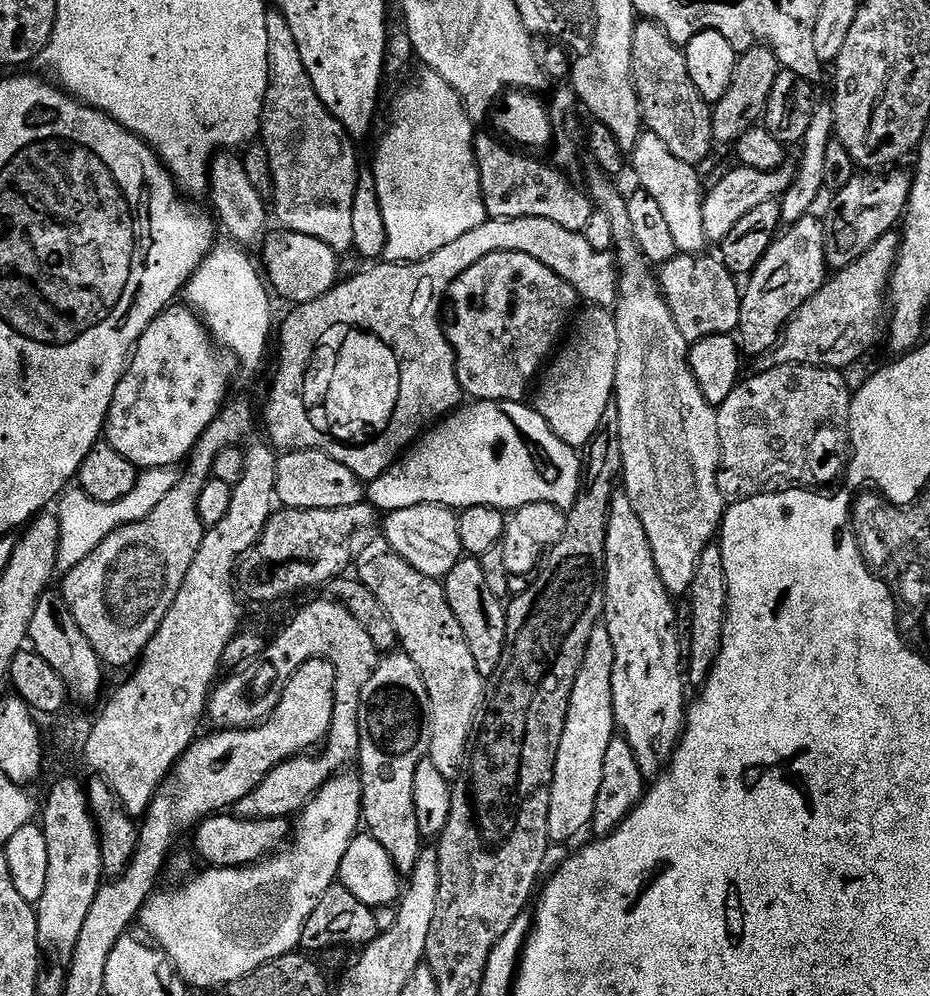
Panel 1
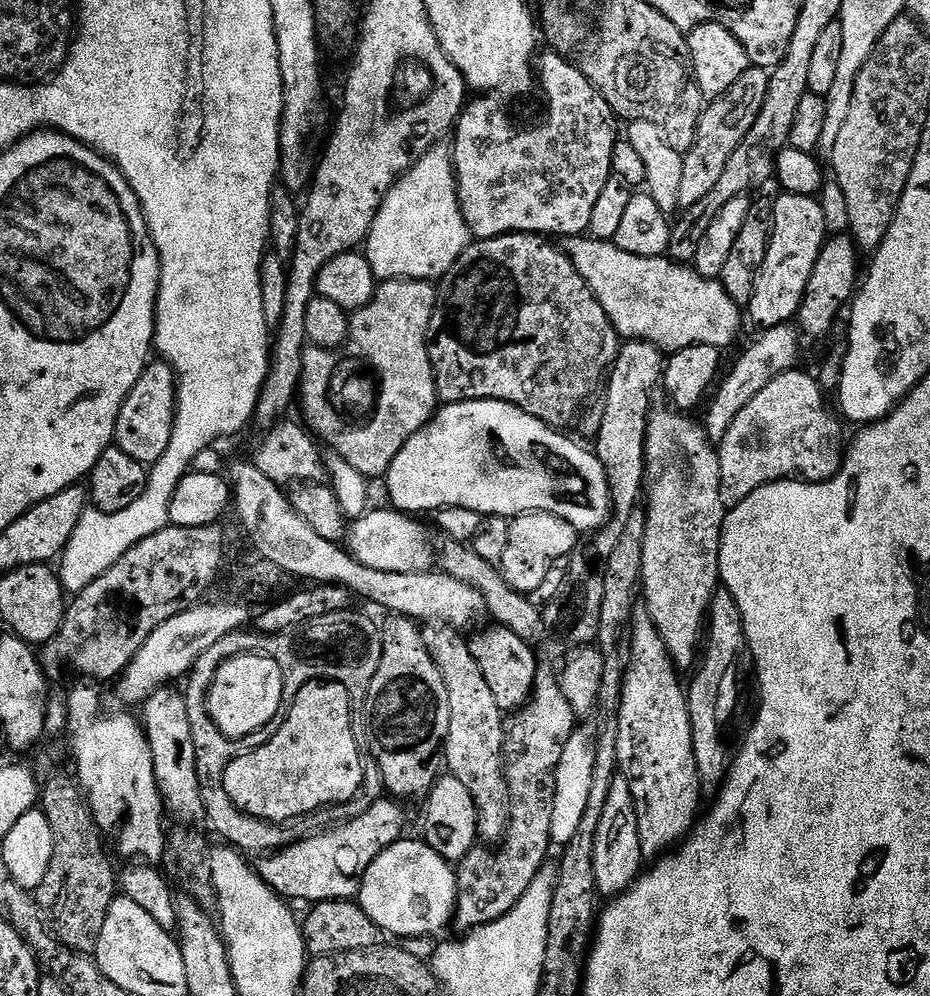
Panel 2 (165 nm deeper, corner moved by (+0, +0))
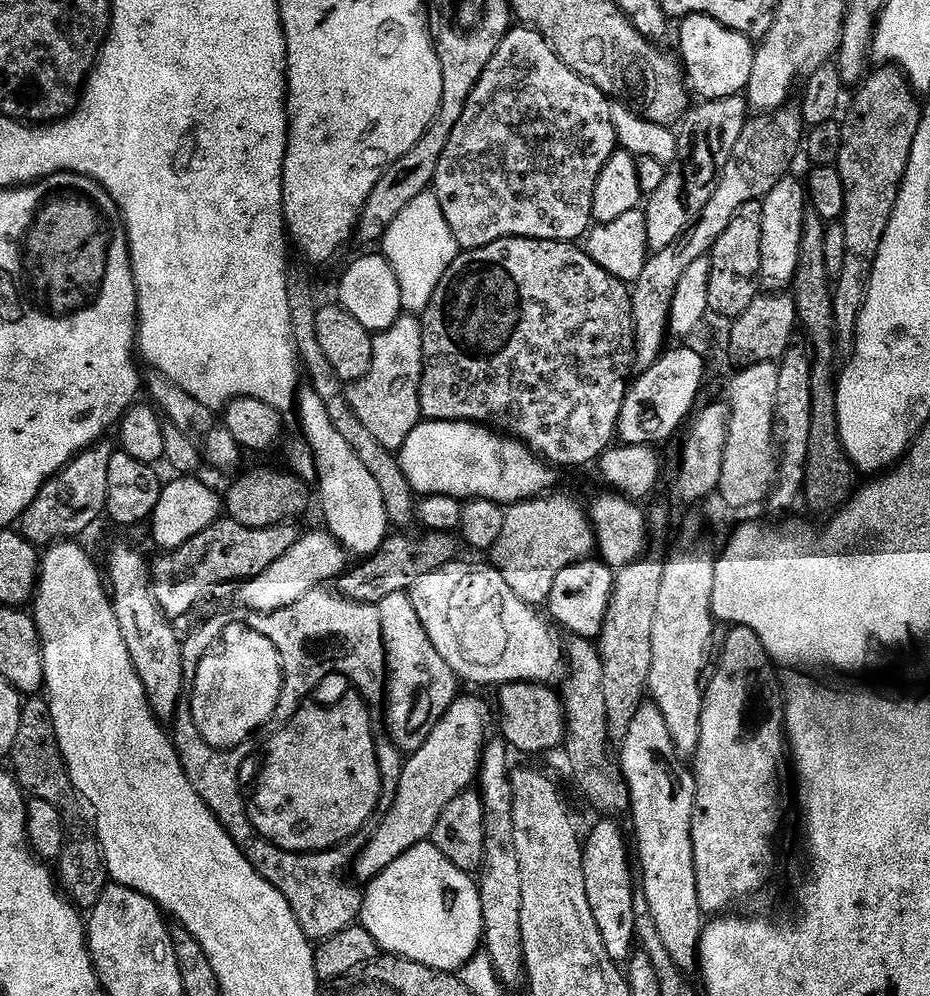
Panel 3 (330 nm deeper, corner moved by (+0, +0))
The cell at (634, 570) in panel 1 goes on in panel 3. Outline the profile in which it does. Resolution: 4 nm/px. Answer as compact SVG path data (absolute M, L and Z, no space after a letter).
M651 702L644 703L638 714L634 714L626 738L619 741L618 759L630 790L632 832L636 835L634 856L638 861L638 884L646 898L647 915L654 918L654 926L658 926L673 962L683 973L695 973L700 959L700 939L706 927L706 913L698 900L698 878L694 874L692 819L696 777L693 769L684 765L687 764L685 757L674 746L662 710Z

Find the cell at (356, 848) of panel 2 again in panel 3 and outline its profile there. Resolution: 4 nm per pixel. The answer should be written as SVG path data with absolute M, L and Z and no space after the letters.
M457 695L438 726L434 726L422 750L411 753L405 759L394 806L383 813L380 829L373 834L372 841L360 856L355 857L354 876L356 872L357 881L371 882L382 874L382 870L386 870L386 866L390 866L390 862L398 862L406 850L431 841L434 826L438 826L438 818L442 818L442 810L446 810L458 794L473 787L489 739L487 702L476 696Z

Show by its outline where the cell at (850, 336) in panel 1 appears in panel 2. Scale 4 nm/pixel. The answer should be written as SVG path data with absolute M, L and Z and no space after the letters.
M791 323L763 329L759 335L760 337L737 358L736 365L728 372L728 377L726 377L726 372L723 379L719 381L718 387L715 389L716 397L714 397L715 392L711 397L713 400L712 405L708 408L708 417L703 417L702 423L709 440L713 442L719 442L723 438L726 430L730 430L734 418L738 418L738 414L744 409L746 402L750 402L750 398L754 398L754 394L758 394L758 390L762 390L762 386L766 386L774 378L778 378L778 374L791 372L799 365L796 363L800 360L802 336Z

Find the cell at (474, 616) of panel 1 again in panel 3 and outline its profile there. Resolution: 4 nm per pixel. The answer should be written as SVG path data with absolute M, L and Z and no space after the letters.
M514 682L499 685L498 692L500 692L500 716L504 719L502 739L513 753L525 752L528 756L536 756L539 752L552 752L563 745L564 738L568 734L568 723L561 693L555 687Z

